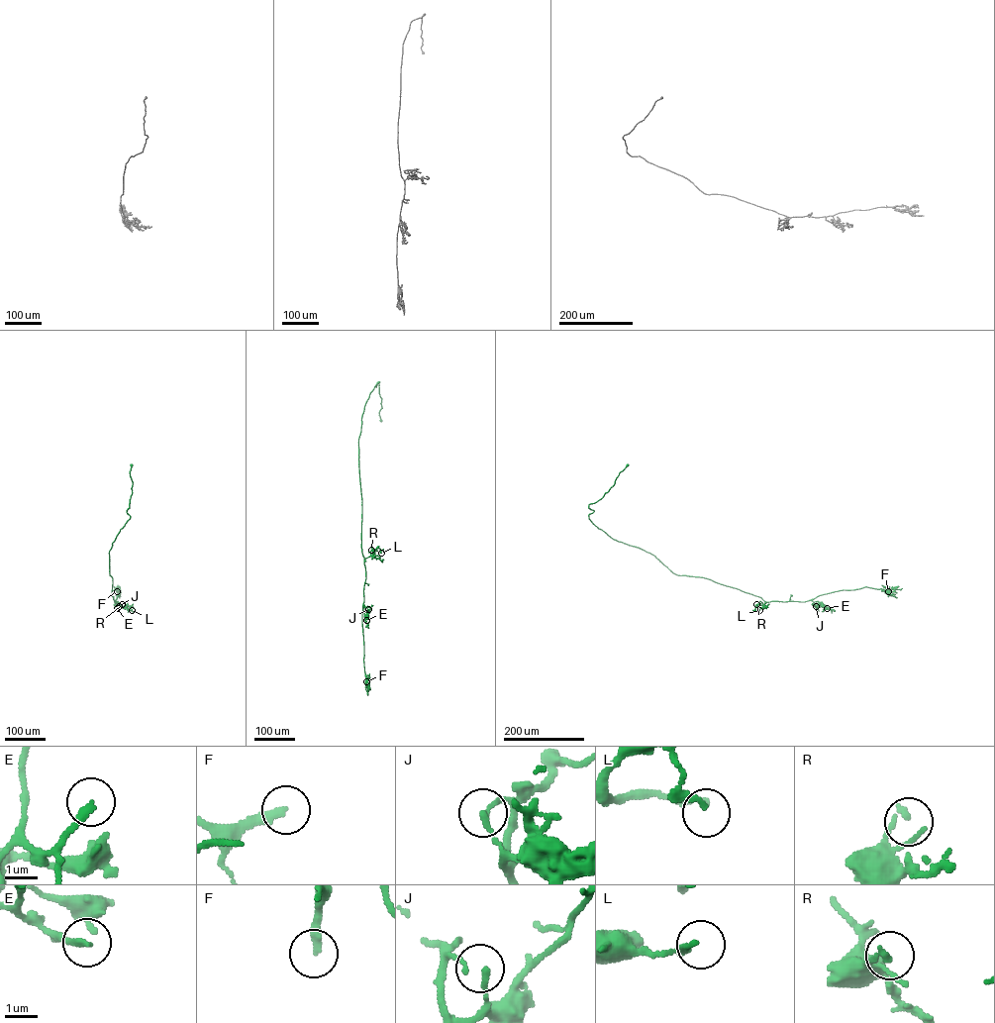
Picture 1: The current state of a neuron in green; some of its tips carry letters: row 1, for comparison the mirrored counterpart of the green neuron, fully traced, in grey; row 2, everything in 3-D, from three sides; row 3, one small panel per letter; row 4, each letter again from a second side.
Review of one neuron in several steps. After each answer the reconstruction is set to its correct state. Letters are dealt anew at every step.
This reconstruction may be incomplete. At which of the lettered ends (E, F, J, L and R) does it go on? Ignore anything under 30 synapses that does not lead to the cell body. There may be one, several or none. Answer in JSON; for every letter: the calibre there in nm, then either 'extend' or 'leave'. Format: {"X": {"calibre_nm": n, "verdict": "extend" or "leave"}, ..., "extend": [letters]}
{"E": {"calibre_nm": 200, "verdict": "extend"}, "F": {"calibre_nm": 280, "verdict": "extend"}, "J": {"calibre_nm": 160, "verdict": "leave"}, "L": {"calibre_nm": 110, "verdict": "leave"}, "R": {"calibre_nm": 170, "verdict": "leave"}, "extend": ["E", "F"]}

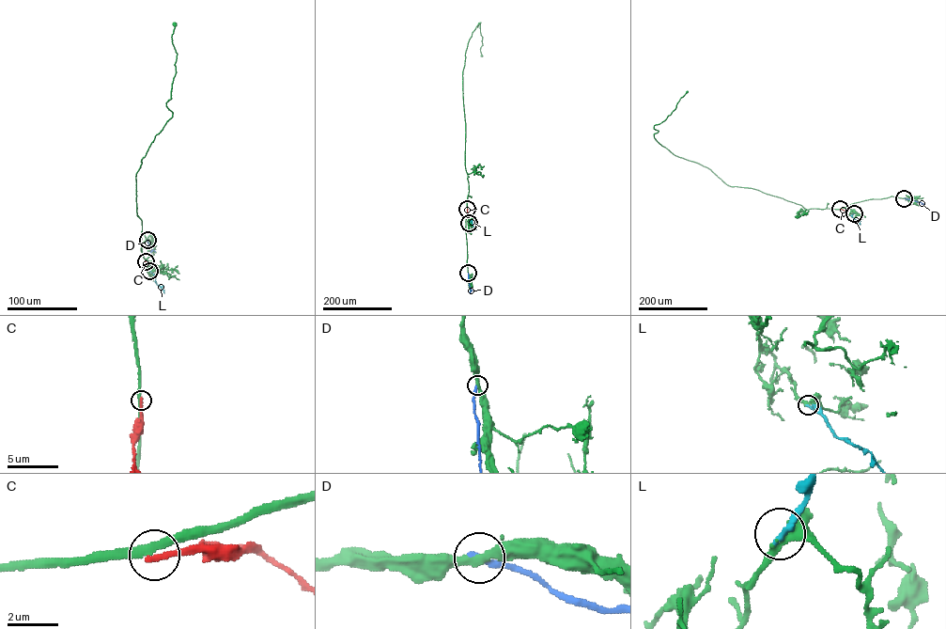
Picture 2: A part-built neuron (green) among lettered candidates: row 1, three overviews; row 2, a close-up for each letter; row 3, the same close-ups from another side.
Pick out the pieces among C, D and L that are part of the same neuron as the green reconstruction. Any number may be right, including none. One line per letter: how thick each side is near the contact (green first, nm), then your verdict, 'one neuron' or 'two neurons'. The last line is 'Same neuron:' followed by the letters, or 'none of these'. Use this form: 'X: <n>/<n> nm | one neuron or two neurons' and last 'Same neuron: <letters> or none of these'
C: 280/240 nm | two neurons
D: 300/280 nm | two neurons
L: 360/280 nm | one neuron
Same neuron: L

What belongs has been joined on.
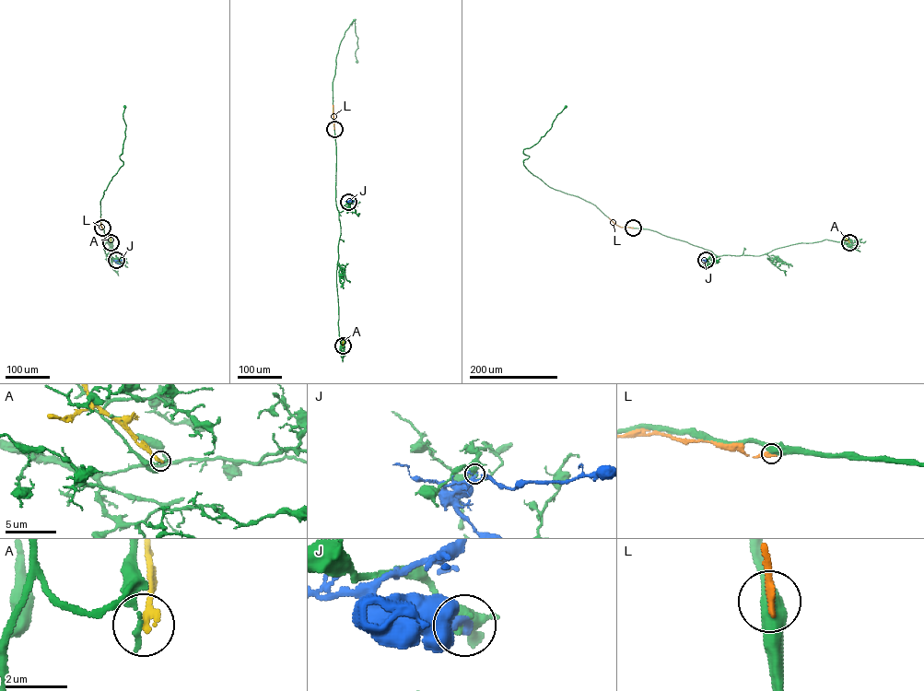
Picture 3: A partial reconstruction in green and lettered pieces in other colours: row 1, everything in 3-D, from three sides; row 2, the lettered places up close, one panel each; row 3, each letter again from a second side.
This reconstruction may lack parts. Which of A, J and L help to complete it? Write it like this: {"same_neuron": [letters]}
{"same_neuron": []}

